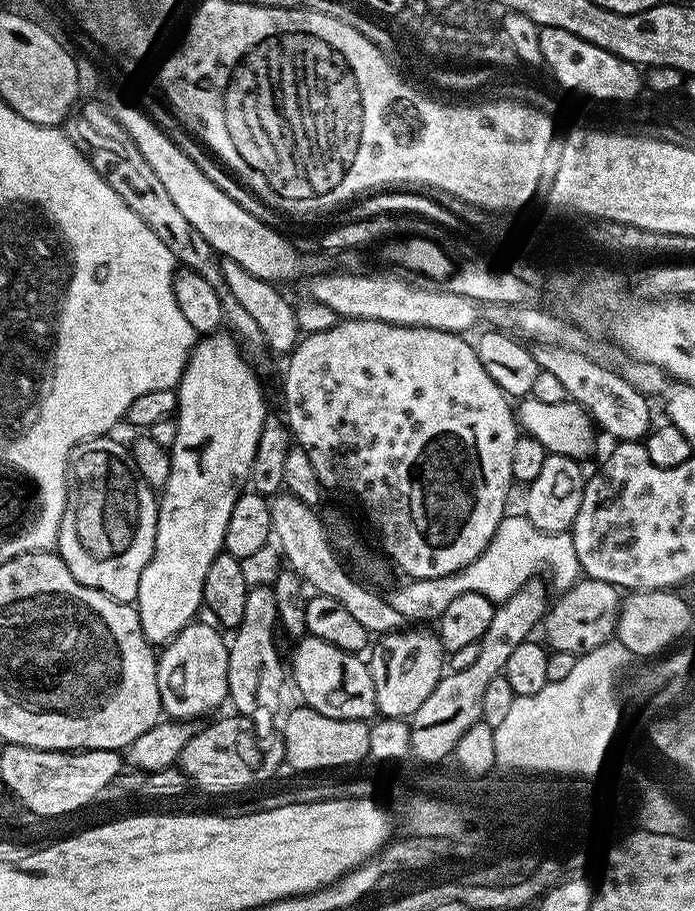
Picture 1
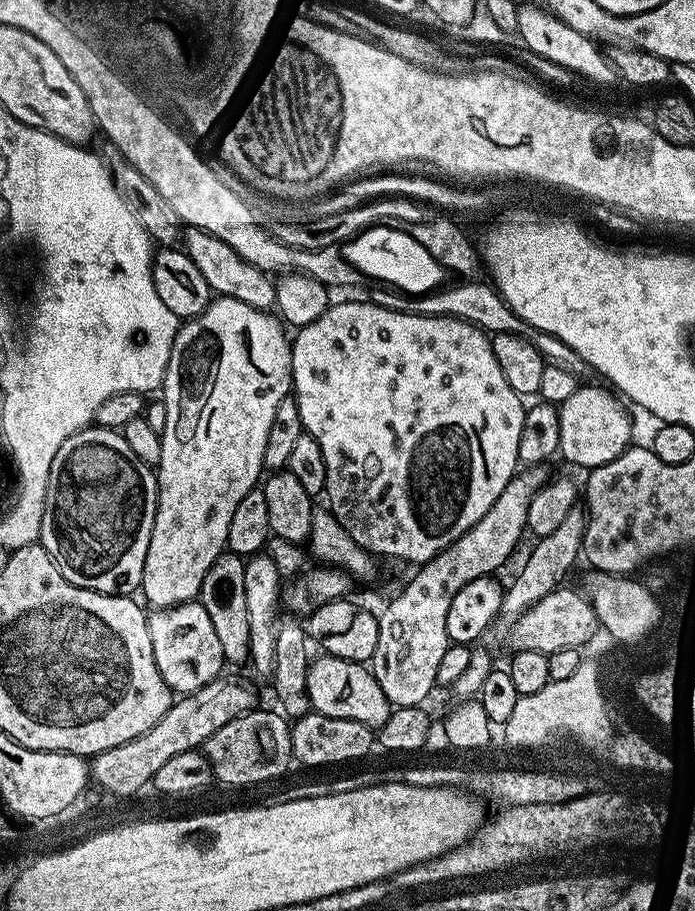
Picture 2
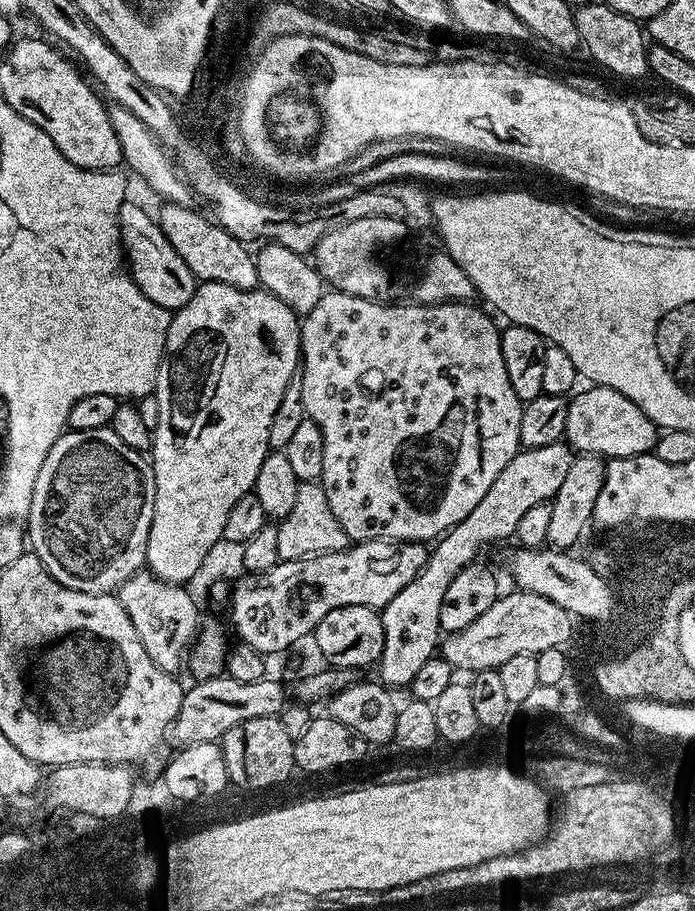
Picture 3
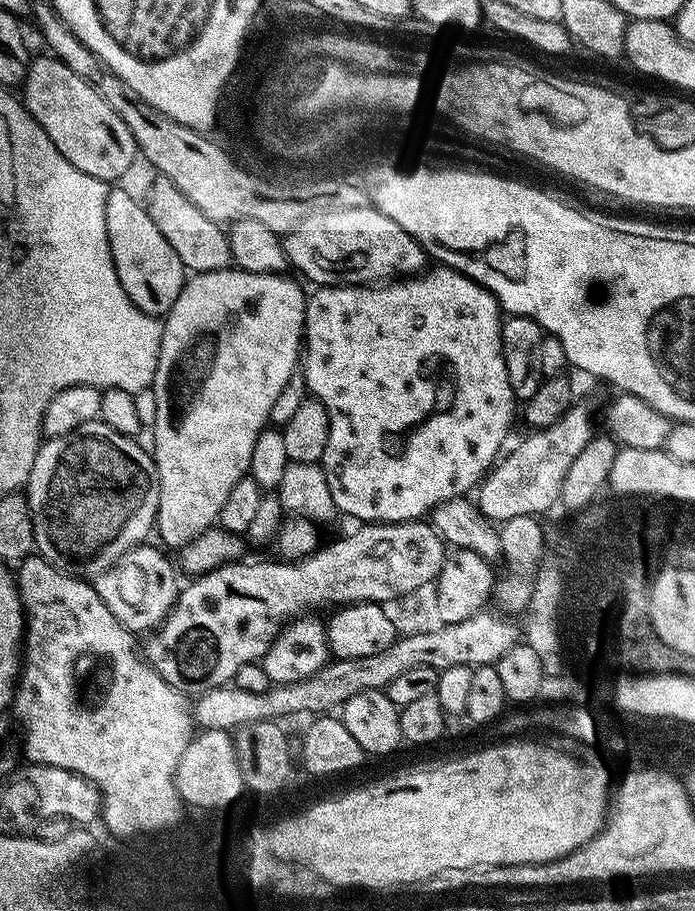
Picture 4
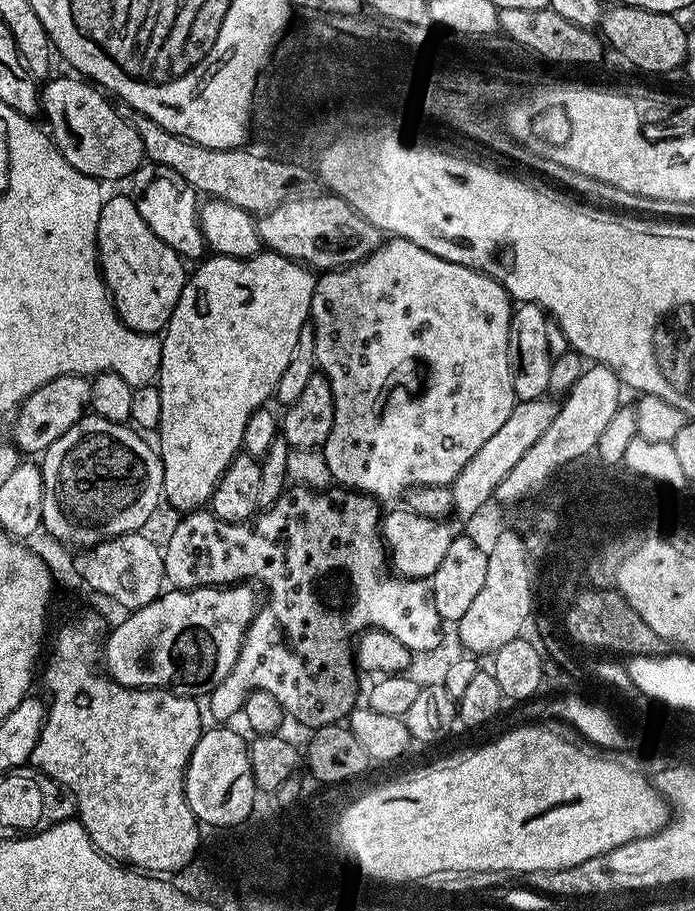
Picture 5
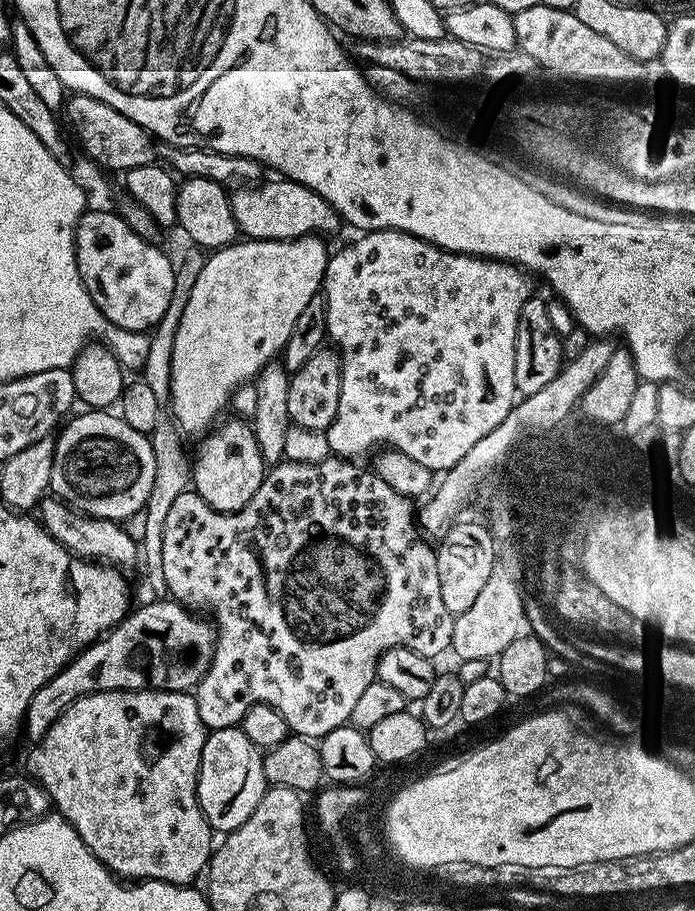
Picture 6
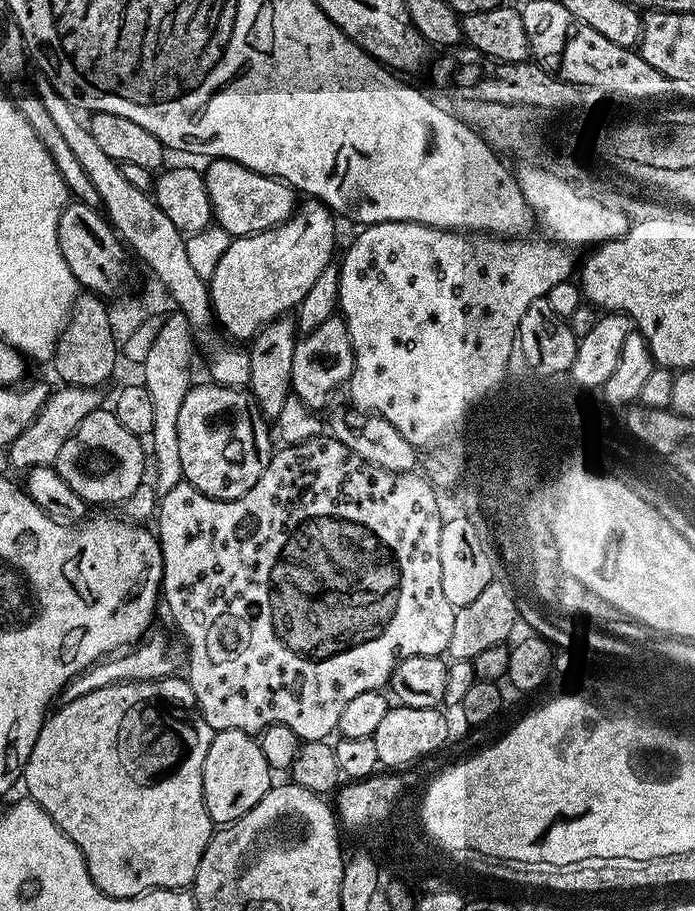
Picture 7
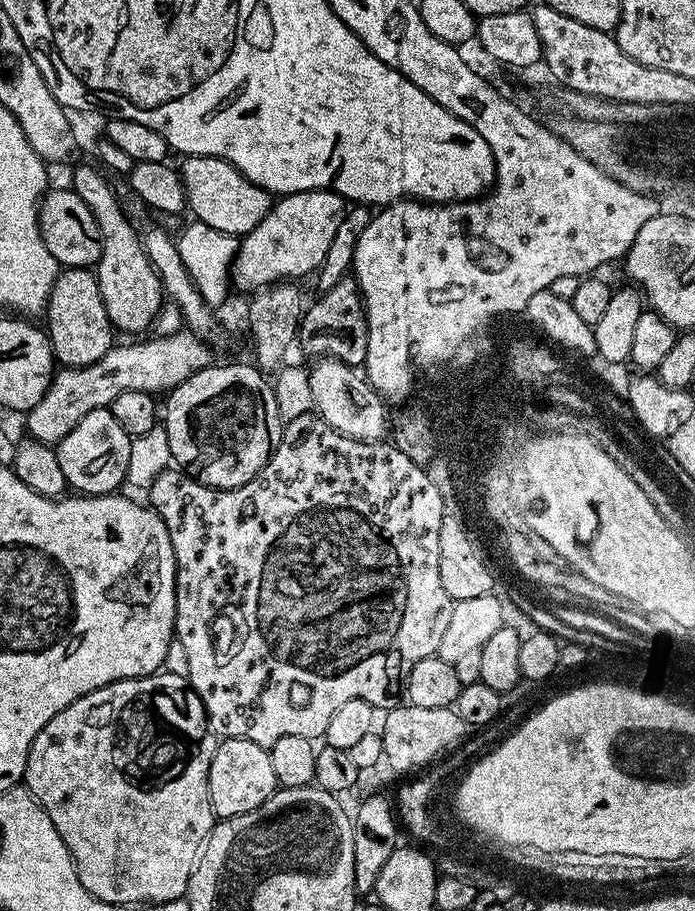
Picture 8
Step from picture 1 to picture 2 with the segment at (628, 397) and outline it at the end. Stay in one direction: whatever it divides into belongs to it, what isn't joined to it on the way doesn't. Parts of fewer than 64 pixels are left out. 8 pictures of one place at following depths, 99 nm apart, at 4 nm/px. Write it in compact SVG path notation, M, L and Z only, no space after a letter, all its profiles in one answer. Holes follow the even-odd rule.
M464 282L468 284L456 284L453 288L444 286L435 294L429 294L419 298L404 298L401 304L398 304L399 311L402 312L418 312L421 316L453 316L456 320L465 320L468 324L474 324L482 329L483 332L489 334L518 334L519 336L527 336L528 341L539 350L544 356L545 361L549 365L556 365L564 368L566 371L575 374L585 371L586 365L582 358L578 358L578 354L574 354L574 350L570 350L570 346L566 346L566 342L562 342L558 338L554 338L554 334L546 334L537 328L529 328L528 323L522 318L518 318L518 314L514 314L514 310L510 310L510 306L503 300L499 292L491 283L472 284L476 282Z

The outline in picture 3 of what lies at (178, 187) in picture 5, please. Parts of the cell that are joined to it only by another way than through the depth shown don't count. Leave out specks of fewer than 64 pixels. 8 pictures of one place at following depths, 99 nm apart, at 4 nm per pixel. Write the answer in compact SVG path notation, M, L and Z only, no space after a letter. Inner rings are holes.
M161 203L158 211L158 223L162 234L166 234L166 242L178 250L178 258L190 266L192 275L197 281L222 282L226 286L234 286L242 290L250 290L259 285L258 270L253 253L247 252L245 241L234 238L216 223L215 219L194 212L187 204Z

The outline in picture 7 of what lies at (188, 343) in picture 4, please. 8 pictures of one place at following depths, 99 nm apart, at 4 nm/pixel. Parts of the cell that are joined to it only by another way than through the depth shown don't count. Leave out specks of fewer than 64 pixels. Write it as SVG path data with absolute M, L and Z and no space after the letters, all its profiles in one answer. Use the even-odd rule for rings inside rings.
M308 198L278 227L254 232L251 236L235 237L218 260L211 279L207 281L215 323L233 341L248 342L271 320L289 315L302 302L302 298L306 298L310 286L314 286L318 279L318 274L322 274L322 270L326 270L326 266L333 263L335 256L332 255L336 252L336 223L337 217L326 205L319 200Z

